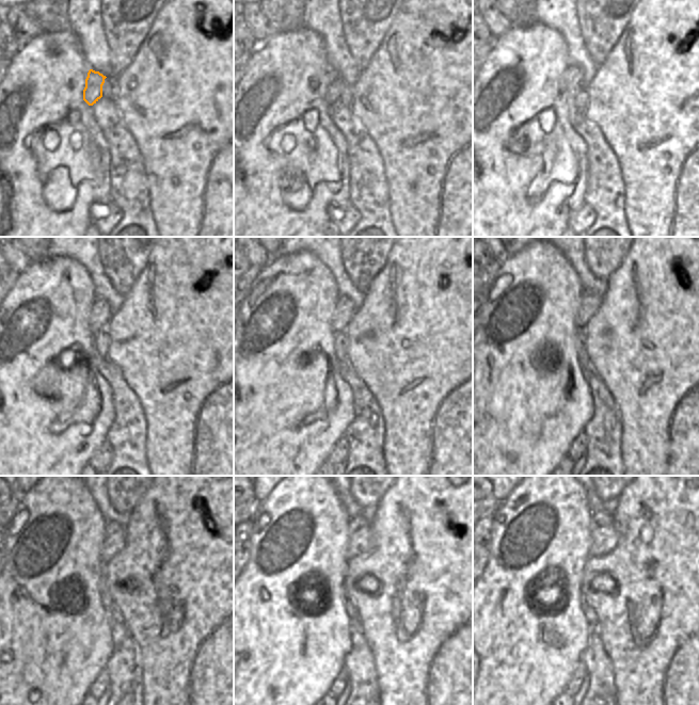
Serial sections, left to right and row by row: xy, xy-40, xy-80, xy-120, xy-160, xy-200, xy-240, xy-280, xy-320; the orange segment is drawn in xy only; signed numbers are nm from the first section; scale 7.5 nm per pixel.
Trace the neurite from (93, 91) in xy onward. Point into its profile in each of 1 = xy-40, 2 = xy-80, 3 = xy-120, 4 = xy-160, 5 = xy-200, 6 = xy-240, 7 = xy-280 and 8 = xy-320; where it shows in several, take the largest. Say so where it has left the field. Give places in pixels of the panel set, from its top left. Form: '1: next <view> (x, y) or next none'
1: next xy-40 (334, 82)
2: next xy-80 (573, 74)
3: next xy-120 (100, 314)
4: next xy-160 (345, 308)
5: next xy-200 (590, 301)
6: next xy-240 (114, 533)
7: next xy-280 (359, 529)
8: next xy-320 (604, 538)

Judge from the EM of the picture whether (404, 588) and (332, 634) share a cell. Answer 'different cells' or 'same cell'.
different cells

